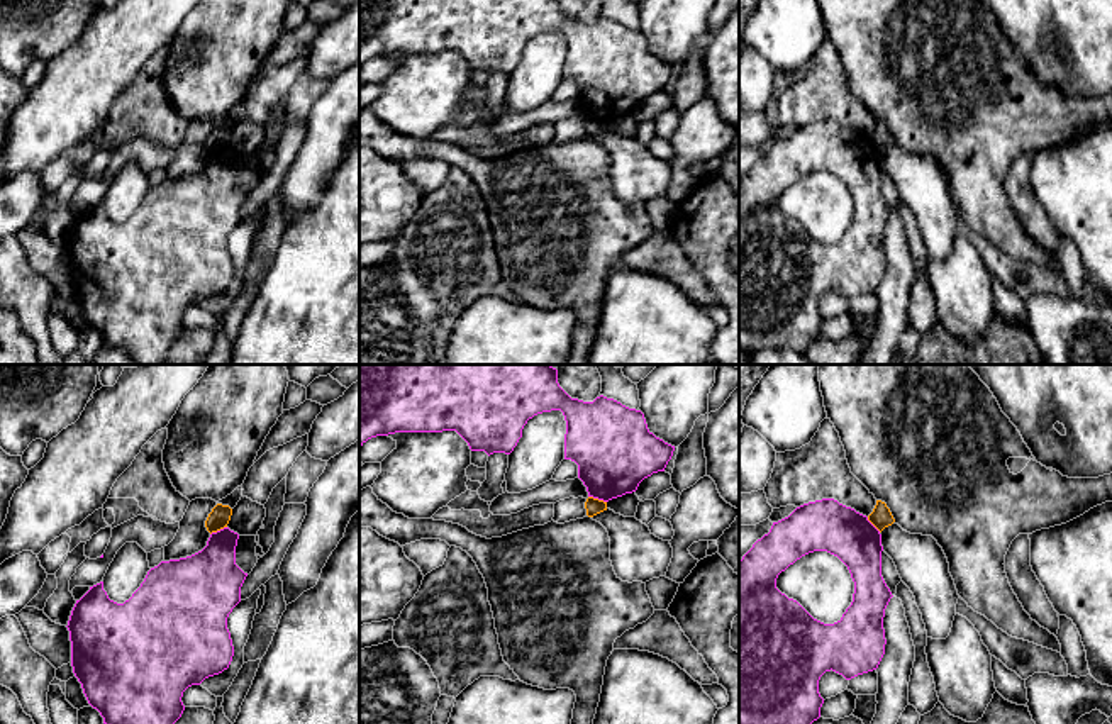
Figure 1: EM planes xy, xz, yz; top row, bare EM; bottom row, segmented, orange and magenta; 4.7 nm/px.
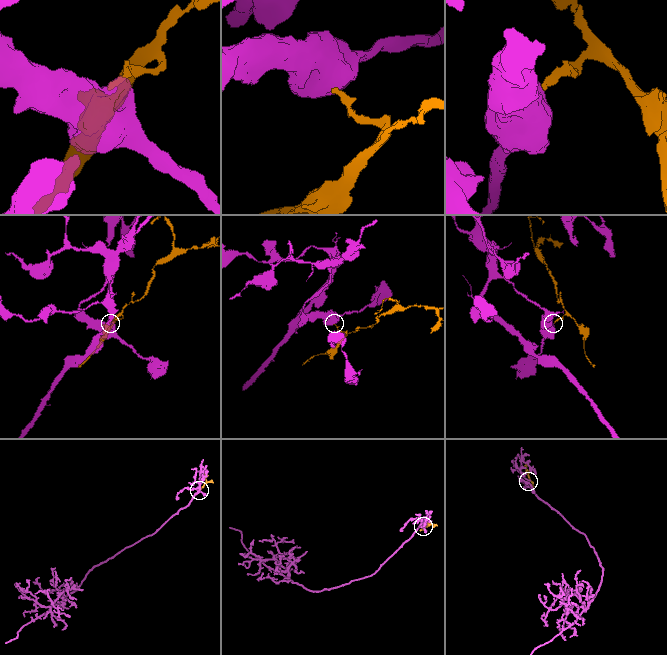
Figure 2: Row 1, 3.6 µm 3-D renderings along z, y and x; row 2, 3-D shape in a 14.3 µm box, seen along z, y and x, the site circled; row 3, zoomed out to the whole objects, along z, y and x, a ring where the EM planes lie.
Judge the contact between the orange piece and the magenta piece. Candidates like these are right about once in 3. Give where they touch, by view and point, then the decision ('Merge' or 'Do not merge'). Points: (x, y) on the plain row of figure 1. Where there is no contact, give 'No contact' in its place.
Touches orange at xz (597, 119). Do not merge

